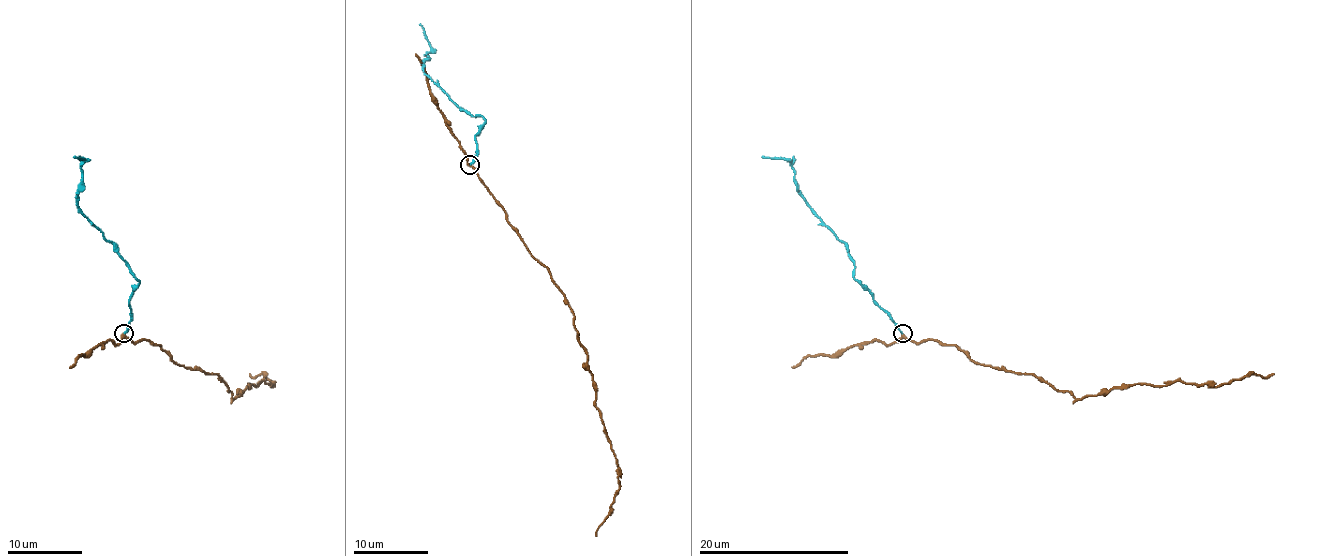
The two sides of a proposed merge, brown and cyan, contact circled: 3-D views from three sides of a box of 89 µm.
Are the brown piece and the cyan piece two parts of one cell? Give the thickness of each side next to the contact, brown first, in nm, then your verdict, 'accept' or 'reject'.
calibres 240 and 160 nm; reject

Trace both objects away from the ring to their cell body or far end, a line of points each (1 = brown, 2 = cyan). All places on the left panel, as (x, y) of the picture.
1: (124, 332), (132, 342), (160, 346), (177, 364), (216, 374), (233, 398), (250, 383), (274, 383), (250, 374)
2: (124, 332), (130, 319), (130, 295), (139, 282), (115, 246), (77, 207), (85, 160), (74, 156)

